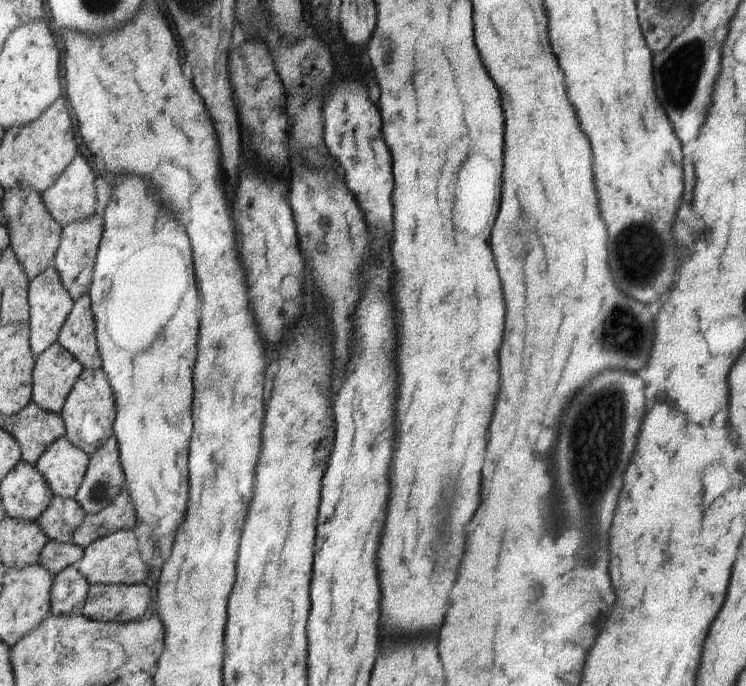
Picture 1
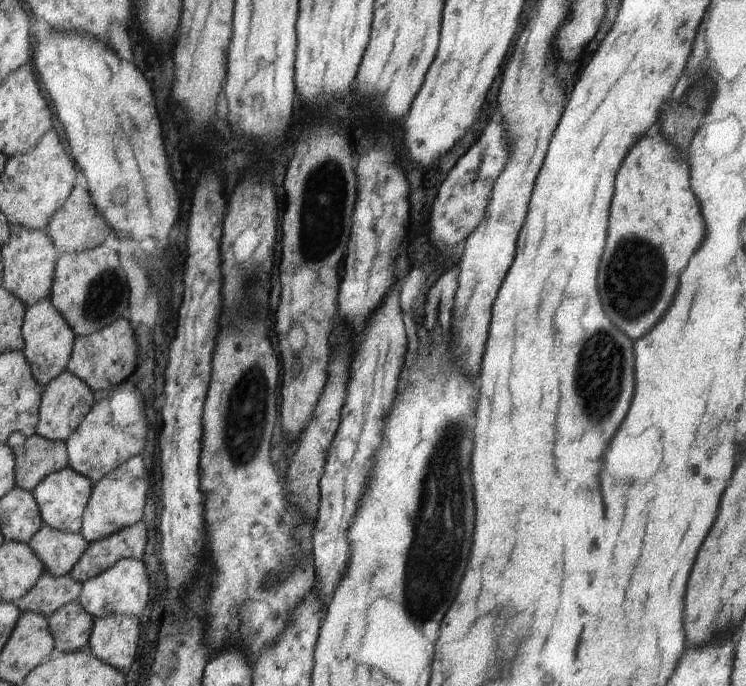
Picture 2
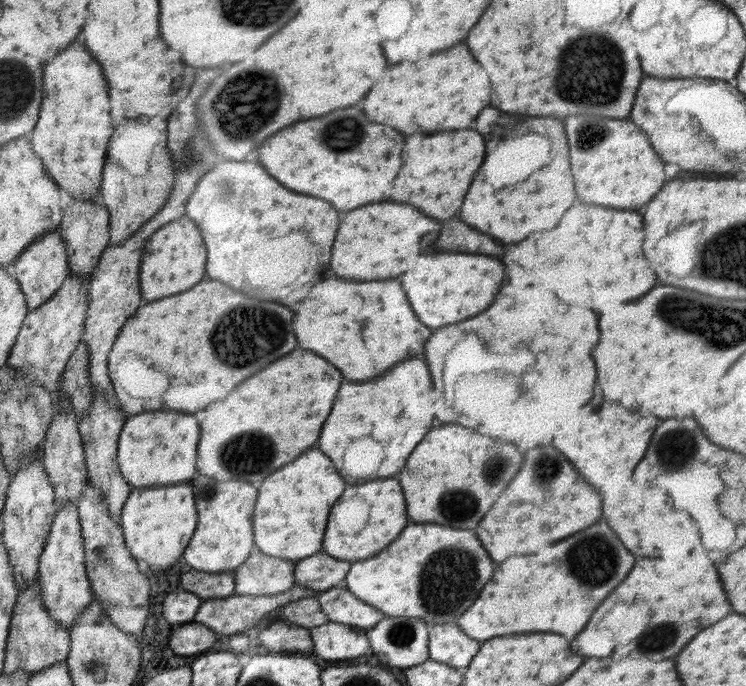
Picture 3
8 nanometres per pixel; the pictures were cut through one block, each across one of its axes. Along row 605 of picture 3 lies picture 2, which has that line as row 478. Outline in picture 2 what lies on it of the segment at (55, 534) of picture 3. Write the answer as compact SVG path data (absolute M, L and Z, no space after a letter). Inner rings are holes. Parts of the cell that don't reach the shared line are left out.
M71 465L65 470L60 470L47 477L41 485L35 489L33 494L42 510L42 517L47 526L65 532L65 534L81 533L83 515L86 513L87 505L90 504L91 495L94 493L94 482L73 470Z

